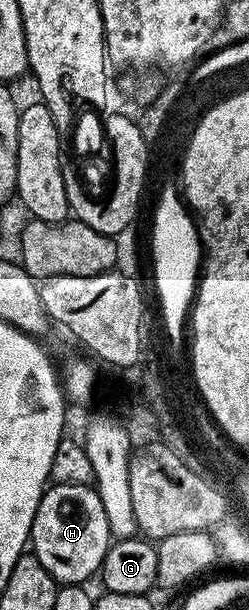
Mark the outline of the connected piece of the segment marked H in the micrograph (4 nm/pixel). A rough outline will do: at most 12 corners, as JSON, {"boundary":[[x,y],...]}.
{"boundary":[[52,484],[30,548],[63,585],[83,585],[113,544],[89,485]]}

